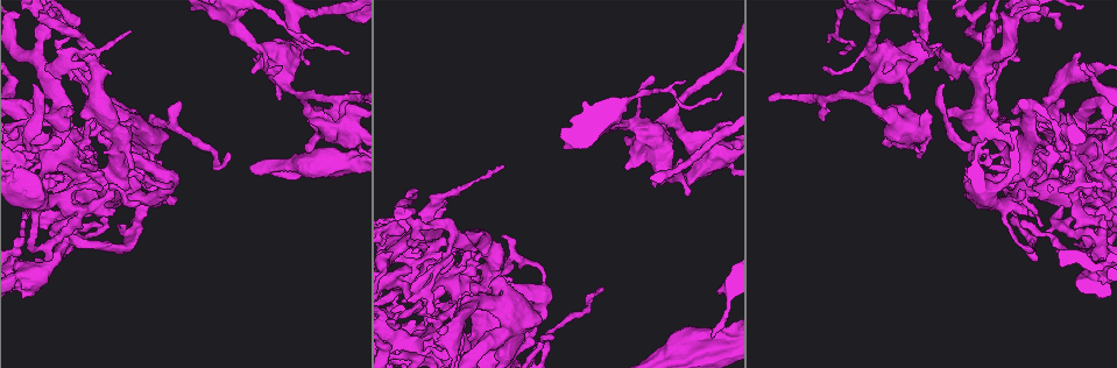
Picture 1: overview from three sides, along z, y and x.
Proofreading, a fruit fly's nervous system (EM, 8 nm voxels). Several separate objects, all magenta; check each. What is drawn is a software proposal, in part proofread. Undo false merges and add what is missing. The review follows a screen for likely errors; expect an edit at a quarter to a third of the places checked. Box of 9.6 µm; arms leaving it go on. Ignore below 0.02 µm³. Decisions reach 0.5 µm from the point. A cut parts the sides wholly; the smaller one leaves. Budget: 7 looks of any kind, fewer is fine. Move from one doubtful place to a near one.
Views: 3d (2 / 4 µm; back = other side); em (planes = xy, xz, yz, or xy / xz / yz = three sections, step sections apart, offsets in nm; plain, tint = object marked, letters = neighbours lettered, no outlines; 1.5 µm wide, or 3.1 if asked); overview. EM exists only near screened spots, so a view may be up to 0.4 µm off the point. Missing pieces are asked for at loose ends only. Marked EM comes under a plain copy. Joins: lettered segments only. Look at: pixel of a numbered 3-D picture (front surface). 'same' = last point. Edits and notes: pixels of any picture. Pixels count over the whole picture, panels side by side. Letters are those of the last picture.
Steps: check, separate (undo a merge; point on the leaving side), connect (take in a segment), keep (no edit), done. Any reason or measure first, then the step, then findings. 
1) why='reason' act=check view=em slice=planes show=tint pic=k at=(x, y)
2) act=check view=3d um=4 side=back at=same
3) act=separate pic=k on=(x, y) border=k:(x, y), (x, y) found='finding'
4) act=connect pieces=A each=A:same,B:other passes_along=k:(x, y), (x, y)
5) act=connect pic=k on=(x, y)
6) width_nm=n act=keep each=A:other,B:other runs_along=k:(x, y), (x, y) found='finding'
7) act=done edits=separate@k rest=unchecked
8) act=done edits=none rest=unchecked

why='thin end' act=check view=em slice=planes show=letters pic=1 at=(228, 155)

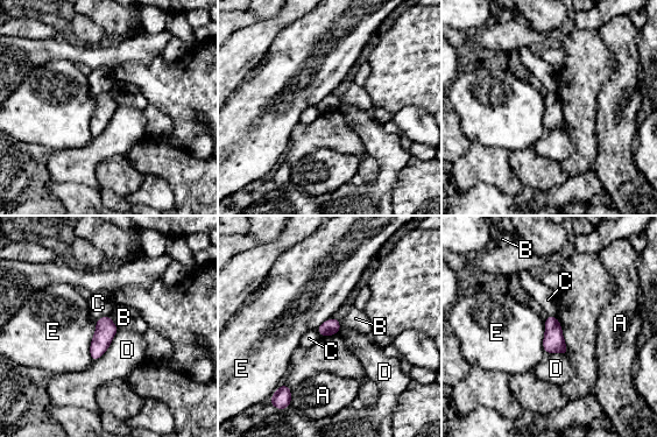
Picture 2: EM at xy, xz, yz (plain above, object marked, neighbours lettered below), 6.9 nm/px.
act=keep each=A:other,B:other,C:other,D:other,E:other border=2:(118, 329), (110, 346), (93, 363) found='none of them fits'

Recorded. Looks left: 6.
why='calibre changes' act=check view=3d um=4 side=back pic=1 at=(939, 62)

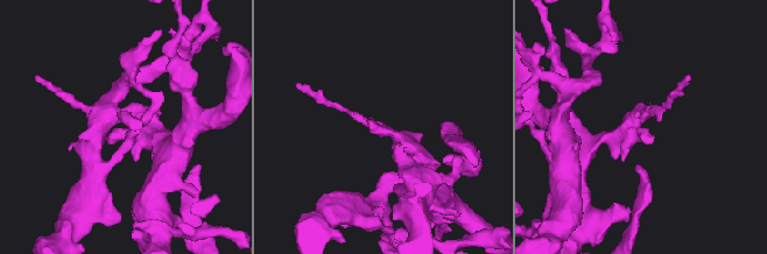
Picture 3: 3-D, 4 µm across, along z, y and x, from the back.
why='shape alone is not enough' act=check view=em slice=planes show=letters pic=3 at=(117, 130)

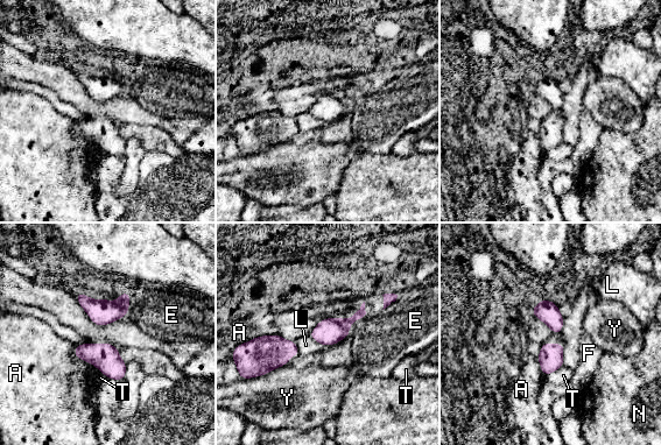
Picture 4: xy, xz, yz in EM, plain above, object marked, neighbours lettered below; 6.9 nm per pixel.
width_nm=170 act=keep each=A:other,E:other,F:other,L:other,N:other,T:other,Y:other border=4:(75, 345), (74, 353), (99, 371) found='one neuron here'

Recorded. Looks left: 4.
why='thick end' act=check view=em slice=planes show=letters pic=1 at=(254, 72)

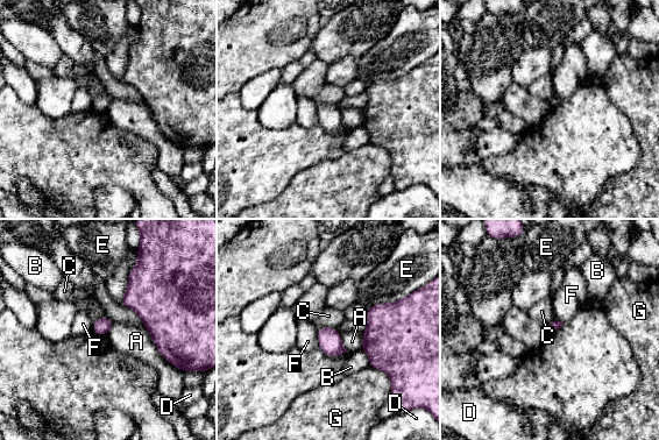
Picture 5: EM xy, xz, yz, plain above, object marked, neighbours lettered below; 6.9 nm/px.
longest_contact=A:380nm act=keep each=A:other,B:other,C:other,D:other,E:other,F:other,G:other found='no lettered segment goes on from it'

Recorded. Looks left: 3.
act=done edits=none rest=unchecked

